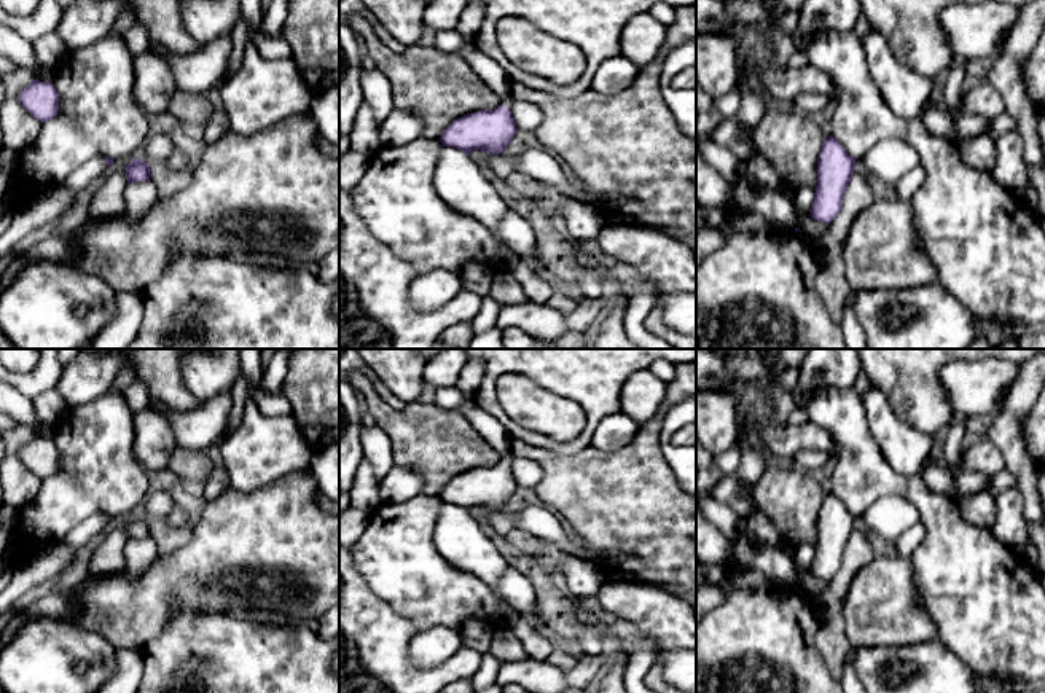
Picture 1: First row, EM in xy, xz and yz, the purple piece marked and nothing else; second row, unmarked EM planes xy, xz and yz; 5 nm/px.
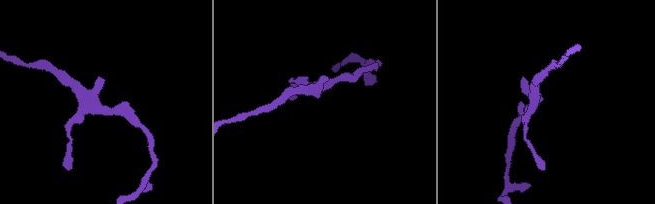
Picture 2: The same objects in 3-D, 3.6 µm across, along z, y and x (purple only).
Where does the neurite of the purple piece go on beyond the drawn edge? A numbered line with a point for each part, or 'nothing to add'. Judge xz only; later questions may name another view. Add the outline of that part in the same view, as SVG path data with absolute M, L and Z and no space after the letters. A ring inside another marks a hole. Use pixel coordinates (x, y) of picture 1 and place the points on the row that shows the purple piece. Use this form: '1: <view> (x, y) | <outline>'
nothing to add

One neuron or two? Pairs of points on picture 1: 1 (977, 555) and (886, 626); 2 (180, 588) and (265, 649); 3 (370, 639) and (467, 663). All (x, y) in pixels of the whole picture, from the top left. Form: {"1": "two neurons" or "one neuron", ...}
{"1": "two neurons", "2": "two neurons", "3": "one neuron"}

